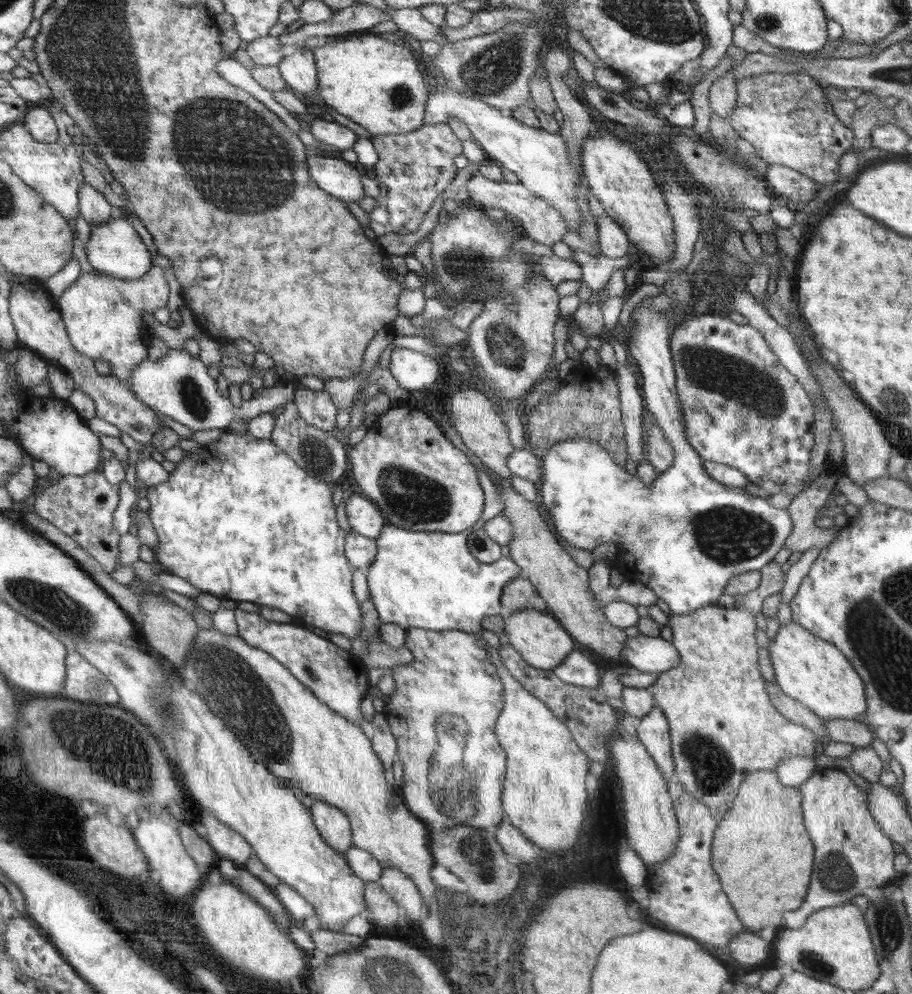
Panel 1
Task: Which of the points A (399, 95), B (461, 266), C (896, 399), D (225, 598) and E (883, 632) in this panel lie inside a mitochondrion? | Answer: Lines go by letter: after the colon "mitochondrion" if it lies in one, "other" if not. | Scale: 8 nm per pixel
A: mitochondrion
B: mitochondrion
C: mitochondrion
D: other
E: mitochondrion

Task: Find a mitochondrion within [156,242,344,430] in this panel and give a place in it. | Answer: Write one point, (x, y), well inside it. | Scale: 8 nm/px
(189, 391)

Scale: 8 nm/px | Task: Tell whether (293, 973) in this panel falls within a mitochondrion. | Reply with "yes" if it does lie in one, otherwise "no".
no

